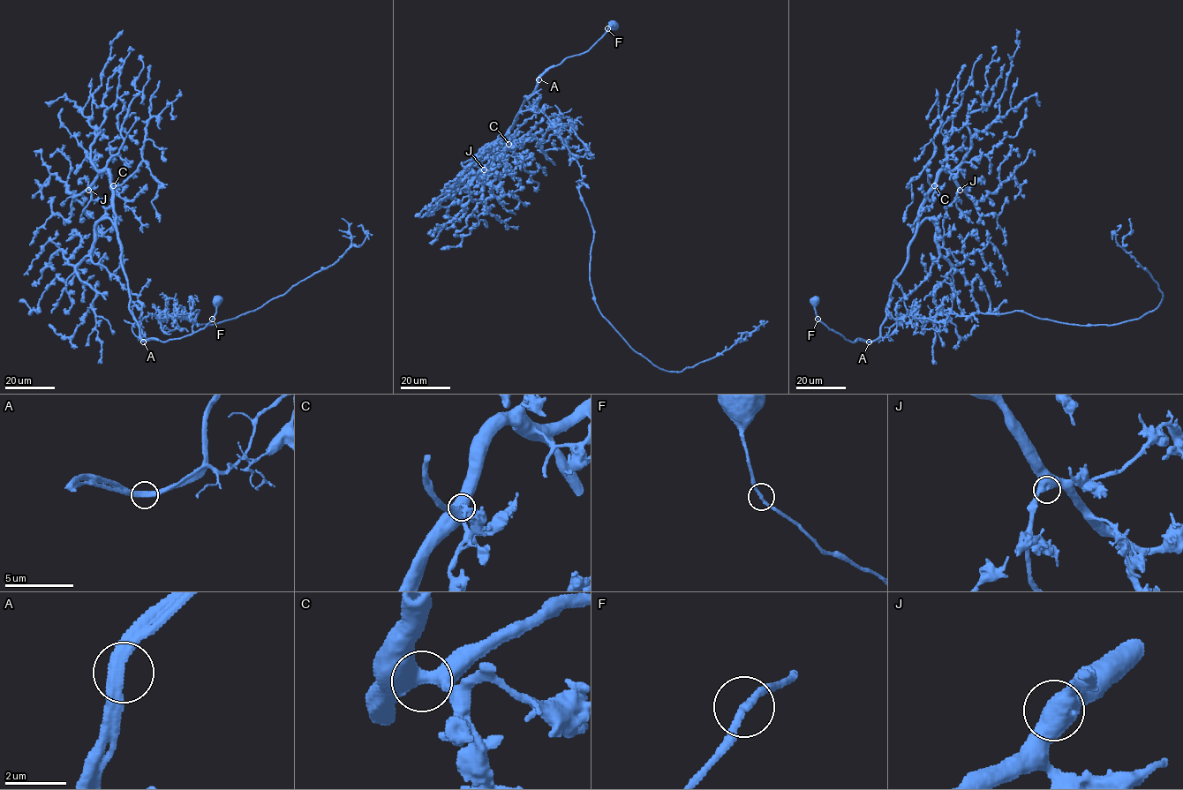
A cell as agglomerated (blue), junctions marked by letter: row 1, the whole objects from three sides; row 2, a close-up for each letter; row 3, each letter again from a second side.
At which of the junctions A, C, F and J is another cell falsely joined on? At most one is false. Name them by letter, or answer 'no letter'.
A

